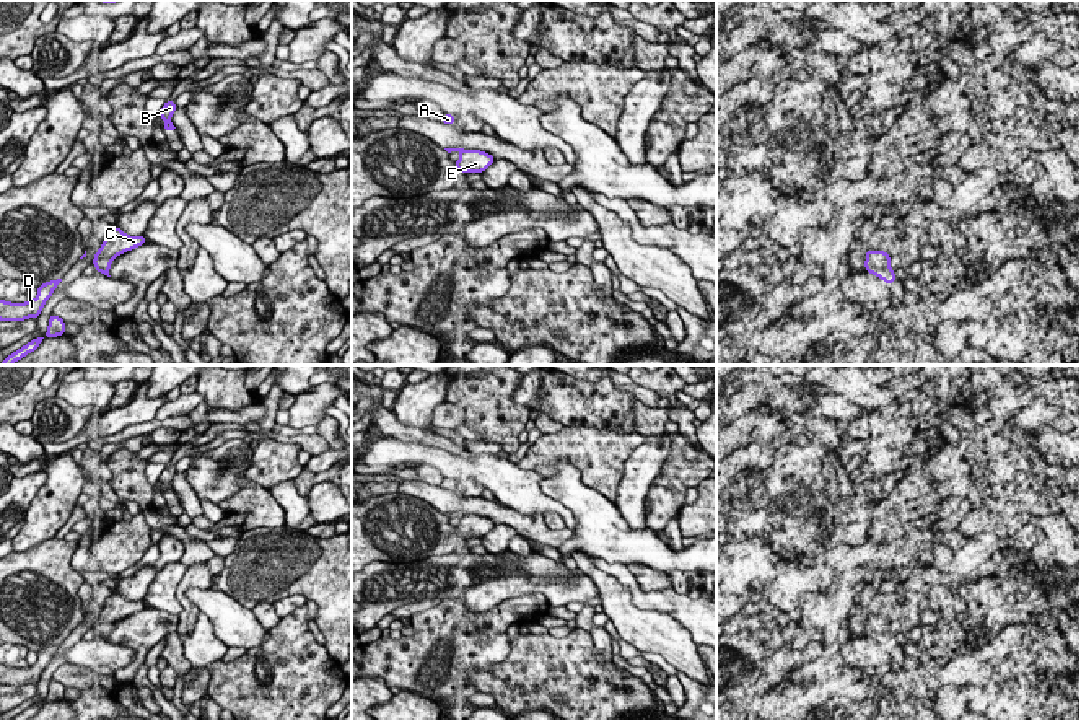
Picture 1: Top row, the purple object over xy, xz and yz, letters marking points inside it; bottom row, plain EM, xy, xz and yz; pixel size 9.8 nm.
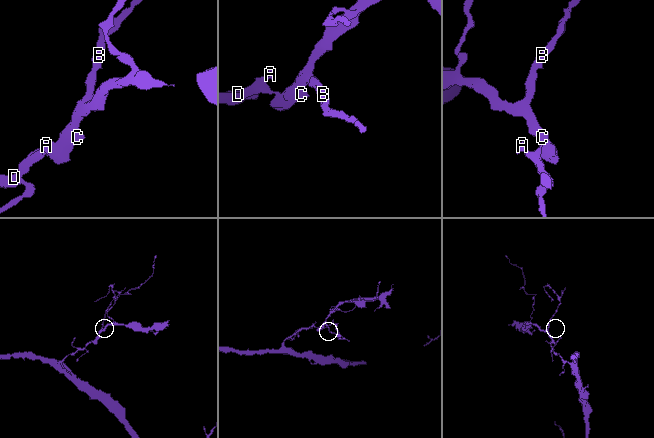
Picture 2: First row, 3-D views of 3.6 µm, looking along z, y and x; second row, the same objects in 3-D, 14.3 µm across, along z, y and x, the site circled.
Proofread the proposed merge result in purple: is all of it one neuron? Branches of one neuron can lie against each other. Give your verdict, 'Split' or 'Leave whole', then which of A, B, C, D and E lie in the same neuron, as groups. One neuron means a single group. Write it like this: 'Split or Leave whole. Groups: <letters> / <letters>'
Split. Groups: A D / B C E

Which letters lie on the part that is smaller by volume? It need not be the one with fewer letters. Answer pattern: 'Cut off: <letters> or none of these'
Cut off: B, C, E

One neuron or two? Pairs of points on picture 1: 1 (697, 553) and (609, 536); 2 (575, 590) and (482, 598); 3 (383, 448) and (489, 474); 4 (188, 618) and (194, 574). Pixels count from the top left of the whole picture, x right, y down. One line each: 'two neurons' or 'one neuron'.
1: one neuron
2: one neuron
3: one neuron
4: one neuron

